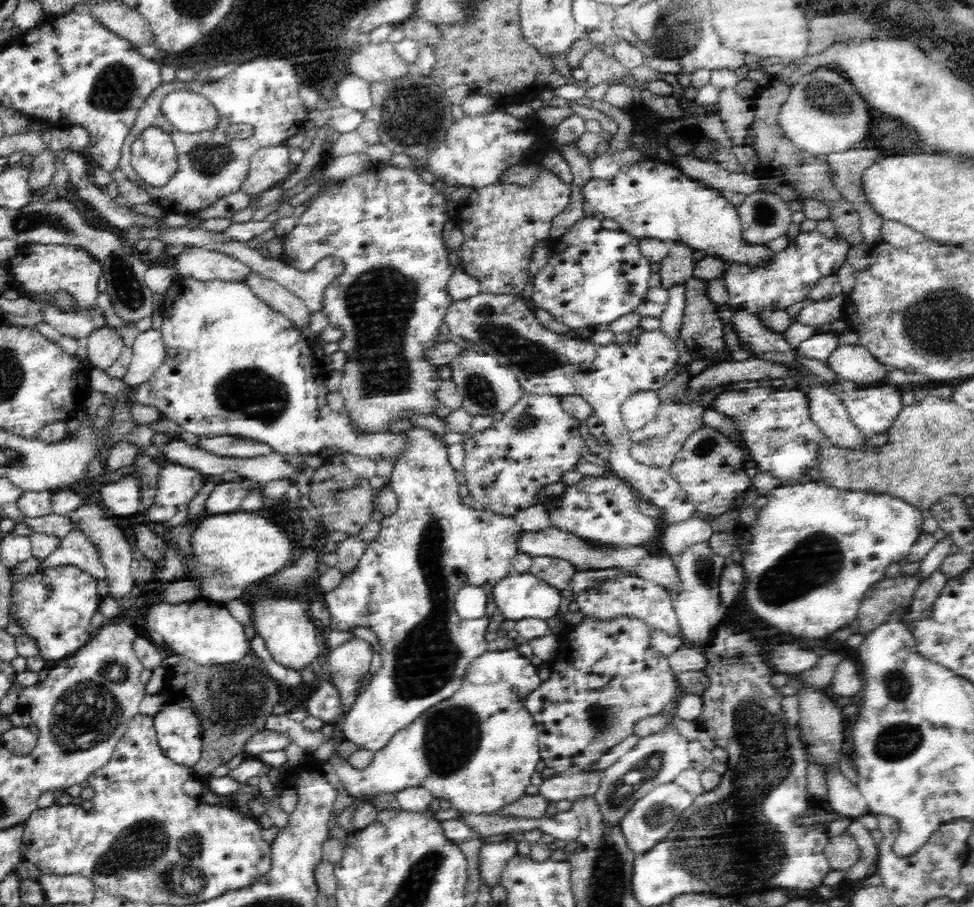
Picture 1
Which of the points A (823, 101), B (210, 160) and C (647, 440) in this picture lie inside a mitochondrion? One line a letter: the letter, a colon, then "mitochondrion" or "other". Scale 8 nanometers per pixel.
A: mitochondrion
B: mitochondrion
C: mitochondrion

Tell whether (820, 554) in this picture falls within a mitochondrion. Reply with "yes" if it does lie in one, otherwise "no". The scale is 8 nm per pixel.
yes

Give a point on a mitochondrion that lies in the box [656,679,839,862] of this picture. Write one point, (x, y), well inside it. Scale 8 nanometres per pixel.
(754, 708)

